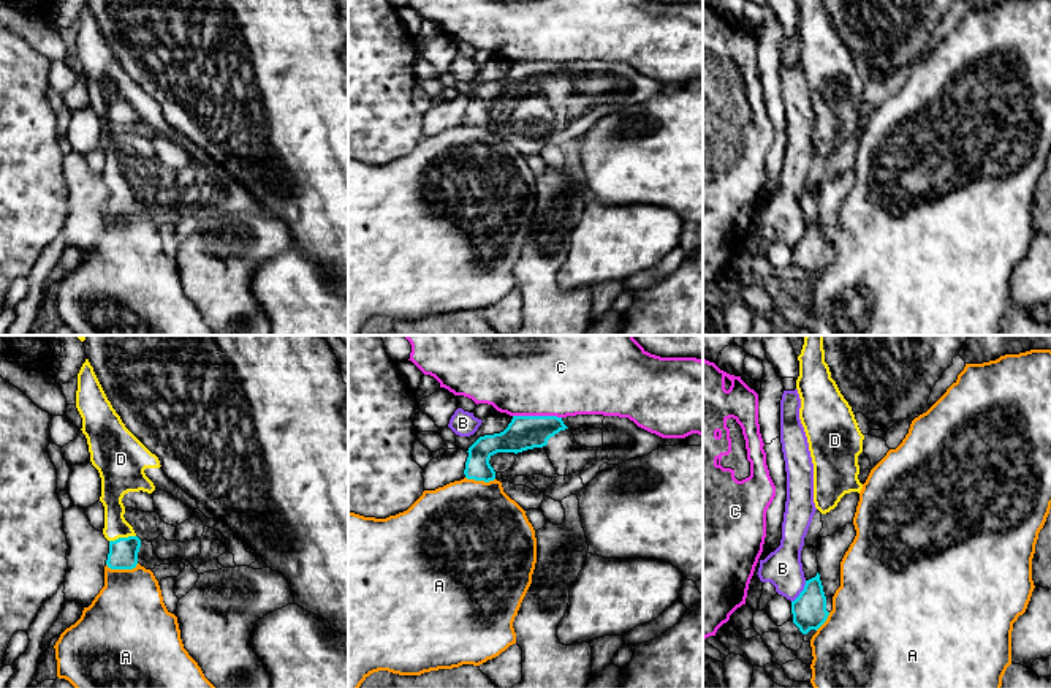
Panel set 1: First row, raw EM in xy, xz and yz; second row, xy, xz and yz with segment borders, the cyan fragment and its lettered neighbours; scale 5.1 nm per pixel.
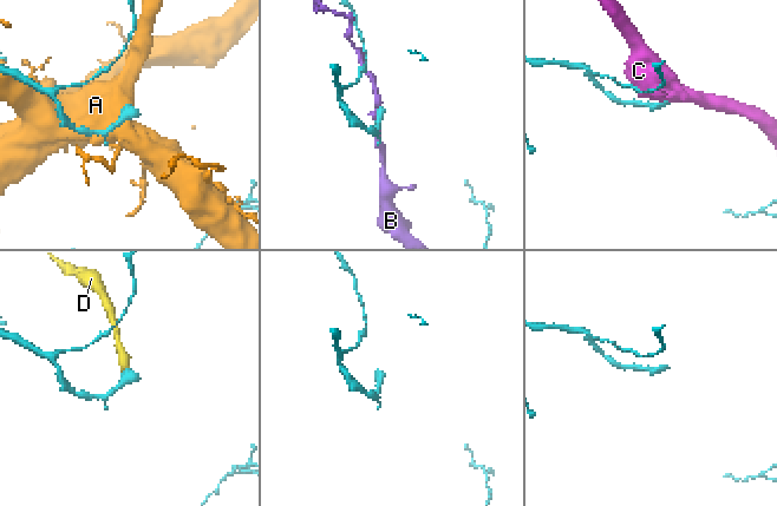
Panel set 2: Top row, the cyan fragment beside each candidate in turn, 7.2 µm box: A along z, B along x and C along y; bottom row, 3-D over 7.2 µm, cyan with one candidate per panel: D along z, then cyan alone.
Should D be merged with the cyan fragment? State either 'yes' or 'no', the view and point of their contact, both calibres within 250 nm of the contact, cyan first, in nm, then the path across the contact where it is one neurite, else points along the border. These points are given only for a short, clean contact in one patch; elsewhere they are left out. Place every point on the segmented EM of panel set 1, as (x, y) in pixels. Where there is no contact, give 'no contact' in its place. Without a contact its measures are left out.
yes; meets cyan in xy at (122, 538); 140 nm thick on the cyan side, 120 nm on the other; runs through xy (122, 554), (122, 538), (114, 524), (113, 491)

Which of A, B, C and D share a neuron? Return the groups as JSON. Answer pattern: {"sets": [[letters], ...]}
{"sets": [["A"], ["B"], ["C"], ["D"]]}

